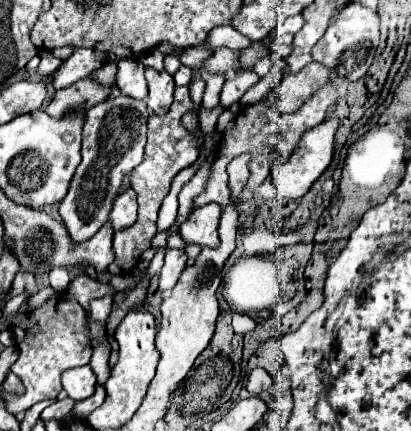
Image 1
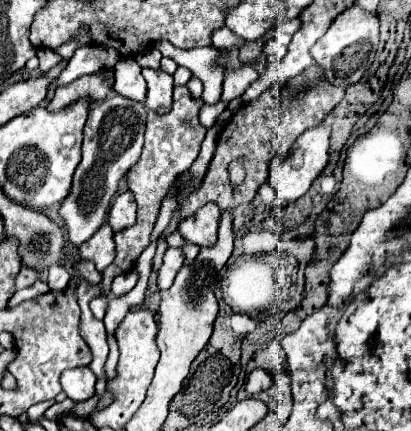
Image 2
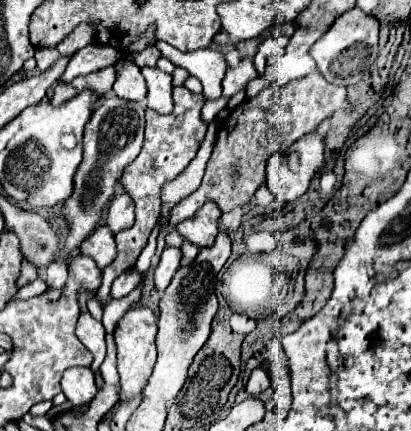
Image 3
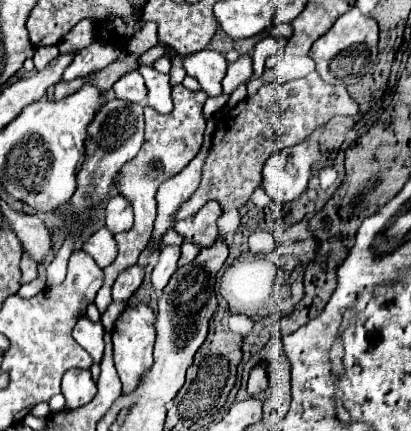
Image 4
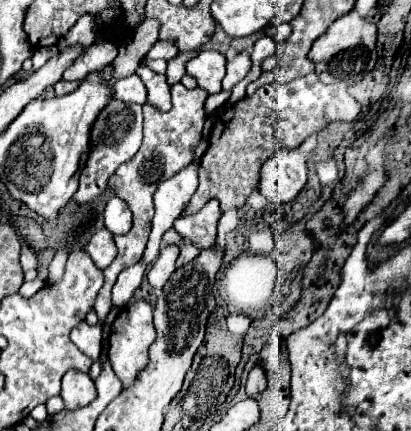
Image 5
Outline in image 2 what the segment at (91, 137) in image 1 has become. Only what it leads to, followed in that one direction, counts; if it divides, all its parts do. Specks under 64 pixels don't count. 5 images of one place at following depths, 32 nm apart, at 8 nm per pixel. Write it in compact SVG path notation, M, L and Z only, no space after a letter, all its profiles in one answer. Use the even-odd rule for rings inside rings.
M114 96L114 100L104 100L94 108L90 110L84 126L82 162L76 168L70 194L60 204L60 216L66 222L68 240L72 246L86 242L106 222L110 202L118 190L118 182L124 178L124 172L128 172L128 168L140 160L144 146L146 106L142 102Z

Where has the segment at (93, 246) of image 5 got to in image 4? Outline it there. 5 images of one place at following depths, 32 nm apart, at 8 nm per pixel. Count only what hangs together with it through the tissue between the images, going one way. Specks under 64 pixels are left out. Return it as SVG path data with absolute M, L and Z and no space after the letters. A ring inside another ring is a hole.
M106 226L100 228L100 230L96 230L96 232L82 244L82 250L84 250L86 254L90 254L100 268L106 268L108 264L112 264L112 260L114 260L116 254L118 254L114 236L112 236L112 232L110 232Z

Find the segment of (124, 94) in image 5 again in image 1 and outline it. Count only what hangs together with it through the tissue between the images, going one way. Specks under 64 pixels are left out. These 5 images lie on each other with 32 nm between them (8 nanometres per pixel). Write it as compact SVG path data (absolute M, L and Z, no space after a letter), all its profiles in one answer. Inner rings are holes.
M124 60L118 68L118 82L116 86L122 88L122 92L130 98L144 100L148 96L148 86L144 78L146 66L138 60Z

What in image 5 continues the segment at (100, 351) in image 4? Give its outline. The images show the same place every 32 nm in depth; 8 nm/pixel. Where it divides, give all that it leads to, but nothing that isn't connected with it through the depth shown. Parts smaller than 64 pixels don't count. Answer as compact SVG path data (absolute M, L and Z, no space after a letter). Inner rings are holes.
M82 320L82 322L72 330L72 340L74 340L74 344L76 344L84 354L88 354L92 360L98 360L98 358L100 358L100 352L102 352L103 348L102 328L100 328L100 324L90 326L88 322Z

